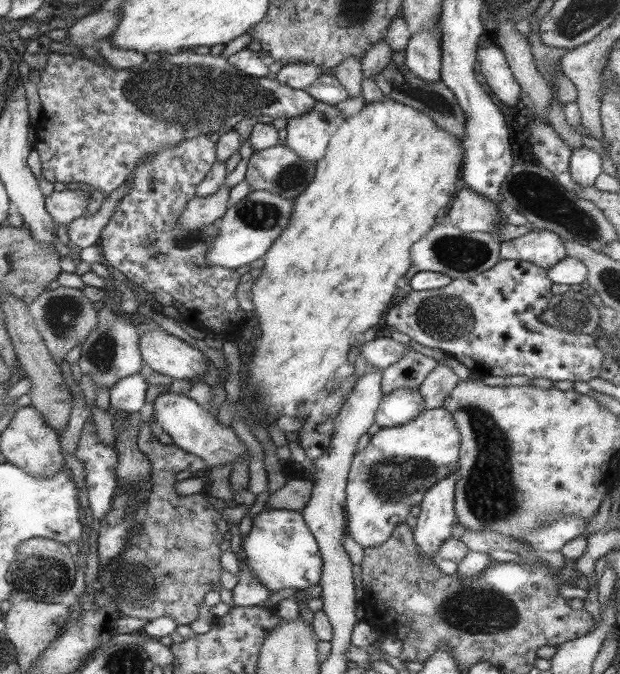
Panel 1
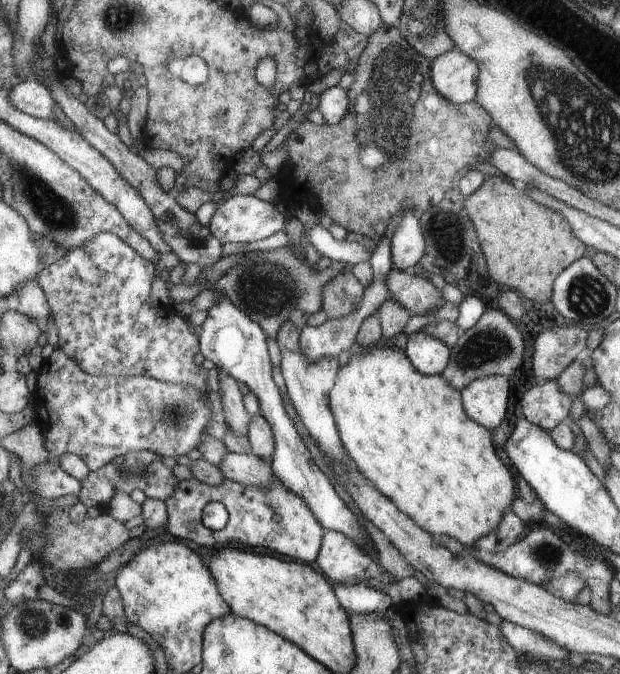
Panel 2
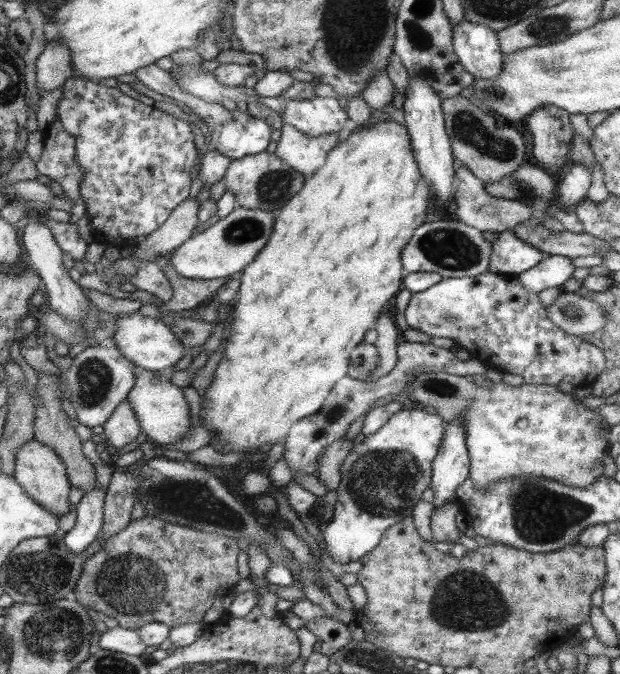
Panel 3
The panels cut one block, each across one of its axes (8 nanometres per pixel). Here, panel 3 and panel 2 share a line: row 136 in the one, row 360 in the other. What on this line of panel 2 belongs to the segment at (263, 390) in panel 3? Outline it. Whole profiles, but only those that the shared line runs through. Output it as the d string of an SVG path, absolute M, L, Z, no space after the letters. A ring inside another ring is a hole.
M399 347L371 348L363 354L351 356L347 364L343 364L339 368L338 375L335 376L334 387L330 391L330 408L333 410L335 425L338 426L343 448L346 449L348 459L356 466L358 472L365 477L365 480L381 496L393 501L399 512L403 512L405 516L410 517L418 528L429 535L430 539L437 536L447 536L447 538L454 538L460 545L471 547L477 538L485 536L489 530L495 530L499 526L503 512L507 512L507 508L513 504L515 486L513 486L513 480L511 480L507 468L495 456L489 430L485 430L482 425L471 421L466 416L465 410L461 408L461 404L461 393L459 391L451 388L449 384L445 384L445 380L439 375L423 376L423 374L419 374L414 366L410 364L410 360L407 360L403 349Z

